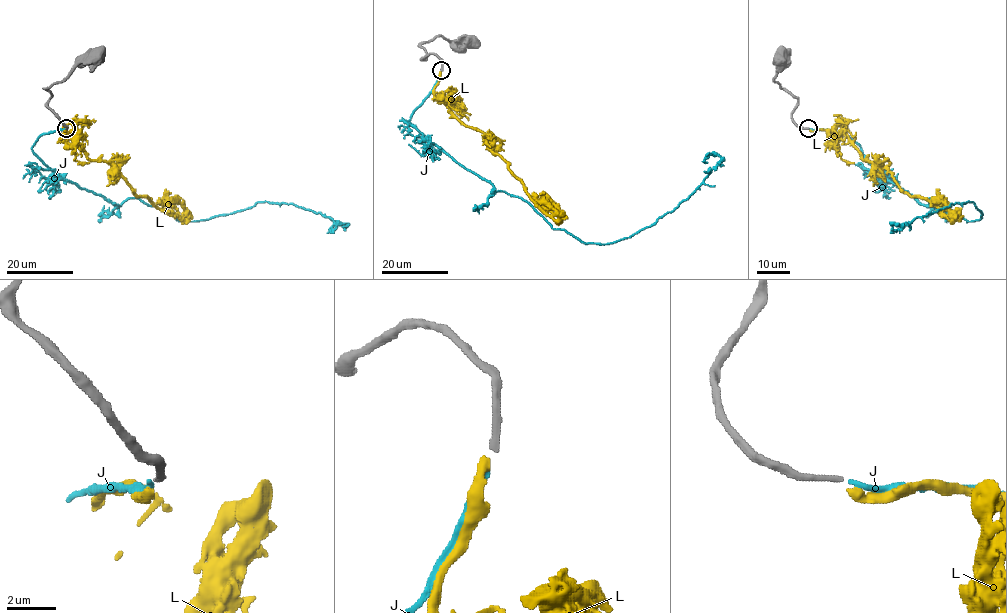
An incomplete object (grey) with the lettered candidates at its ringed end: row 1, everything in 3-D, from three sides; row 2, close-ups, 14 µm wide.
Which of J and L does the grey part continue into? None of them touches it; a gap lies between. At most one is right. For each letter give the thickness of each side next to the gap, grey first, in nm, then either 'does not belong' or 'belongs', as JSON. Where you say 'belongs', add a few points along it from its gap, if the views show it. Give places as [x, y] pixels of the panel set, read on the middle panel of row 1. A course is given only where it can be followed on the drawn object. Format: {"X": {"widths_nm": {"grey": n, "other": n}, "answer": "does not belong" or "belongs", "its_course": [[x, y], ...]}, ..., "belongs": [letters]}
{"J": {"widths_nm": {"grey": 280, "other": 220}, "answer": "does not belong"}, "L": {"widths_nm": {"grey": 280, "other": 360}, "answer": "belongs", "its_course": [[441, 71], [434, 93], [448, 102], [464, 124], [483, 133], [526, 193], [559, 220], [562, 214], [539, 193]]}, "belongs": ["L"]}

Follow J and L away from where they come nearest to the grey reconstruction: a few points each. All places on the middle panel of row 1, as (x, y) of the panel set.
J: (441, 71), (407, 122), (582, 241), (607, 244), (652, 226), (721, 158), (709, 154), (707, 162)
L: (441, 71), (434, 93), (448, 102), (464, 124), (483, 133), (526, 193), (559, 220), (562, 214), (539, 193)

